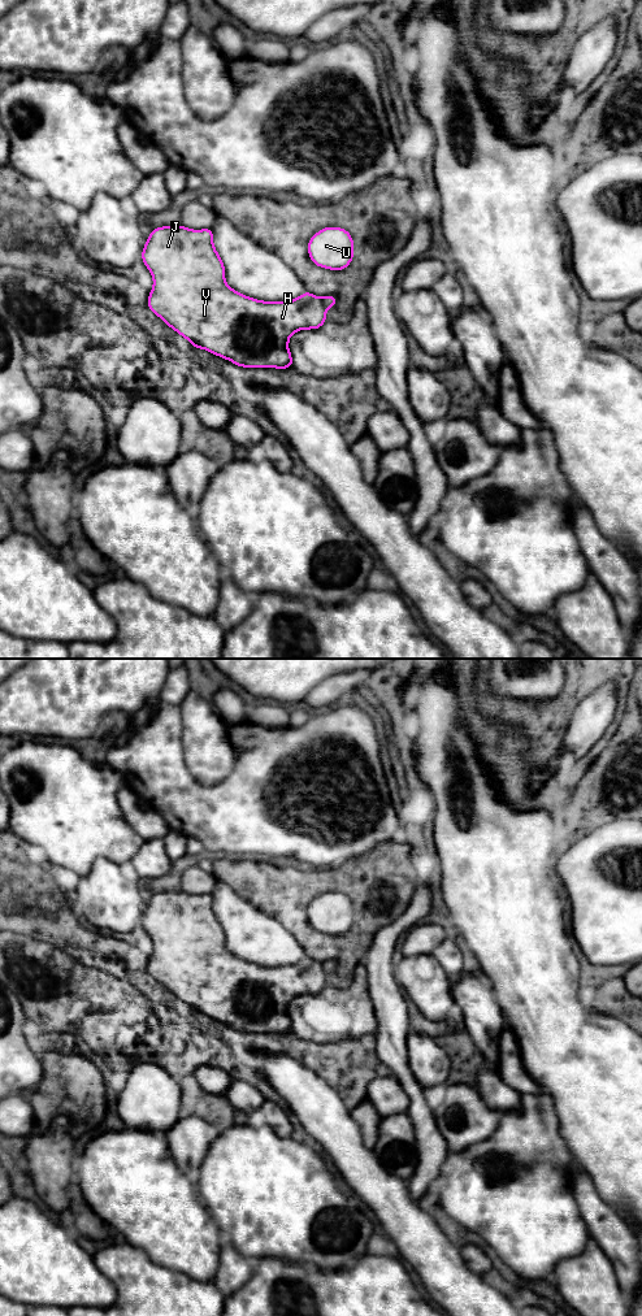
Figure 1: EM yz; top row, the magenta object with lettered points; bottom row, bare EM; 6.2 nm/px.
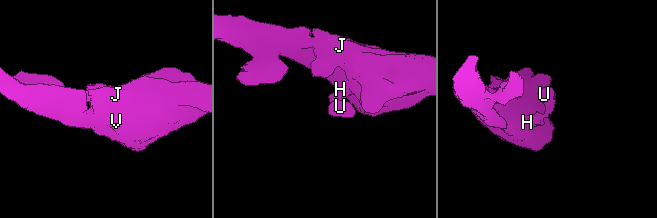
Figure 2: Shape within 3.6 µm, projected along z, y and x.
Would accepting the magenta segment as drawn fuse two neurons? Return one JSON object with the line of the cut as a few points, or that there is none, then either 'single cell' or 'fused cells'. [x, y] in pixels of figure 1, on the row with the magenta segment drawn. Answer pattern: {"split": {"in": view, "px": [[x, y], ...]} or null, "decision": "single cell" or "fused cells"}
{"split": {"in": "yz", "px": [[321, 298], [325, 307]]}, "decision": "fused cells"}

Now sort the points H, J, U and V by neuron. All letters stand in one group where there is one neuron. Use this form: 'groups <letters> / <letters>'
groups H J V / U

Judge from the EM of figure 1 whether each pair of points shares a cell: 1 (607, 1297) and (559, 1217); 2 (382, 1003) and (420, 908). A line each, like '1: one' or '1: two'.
1: two
2: one

